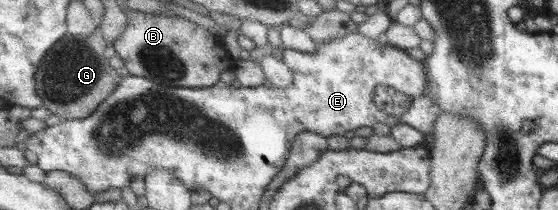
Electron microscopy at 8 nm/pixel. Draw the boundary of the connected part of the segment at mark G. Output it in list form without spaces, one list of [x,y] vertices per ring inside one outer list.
[[[99,28],[92,34],[72,35],[68,32],[42,61],[38,73],[37,91],[45,99],[45,106],[65,120],[84,120],[112,96],[121,85],[122,75],[110,68],[109,41]]]

